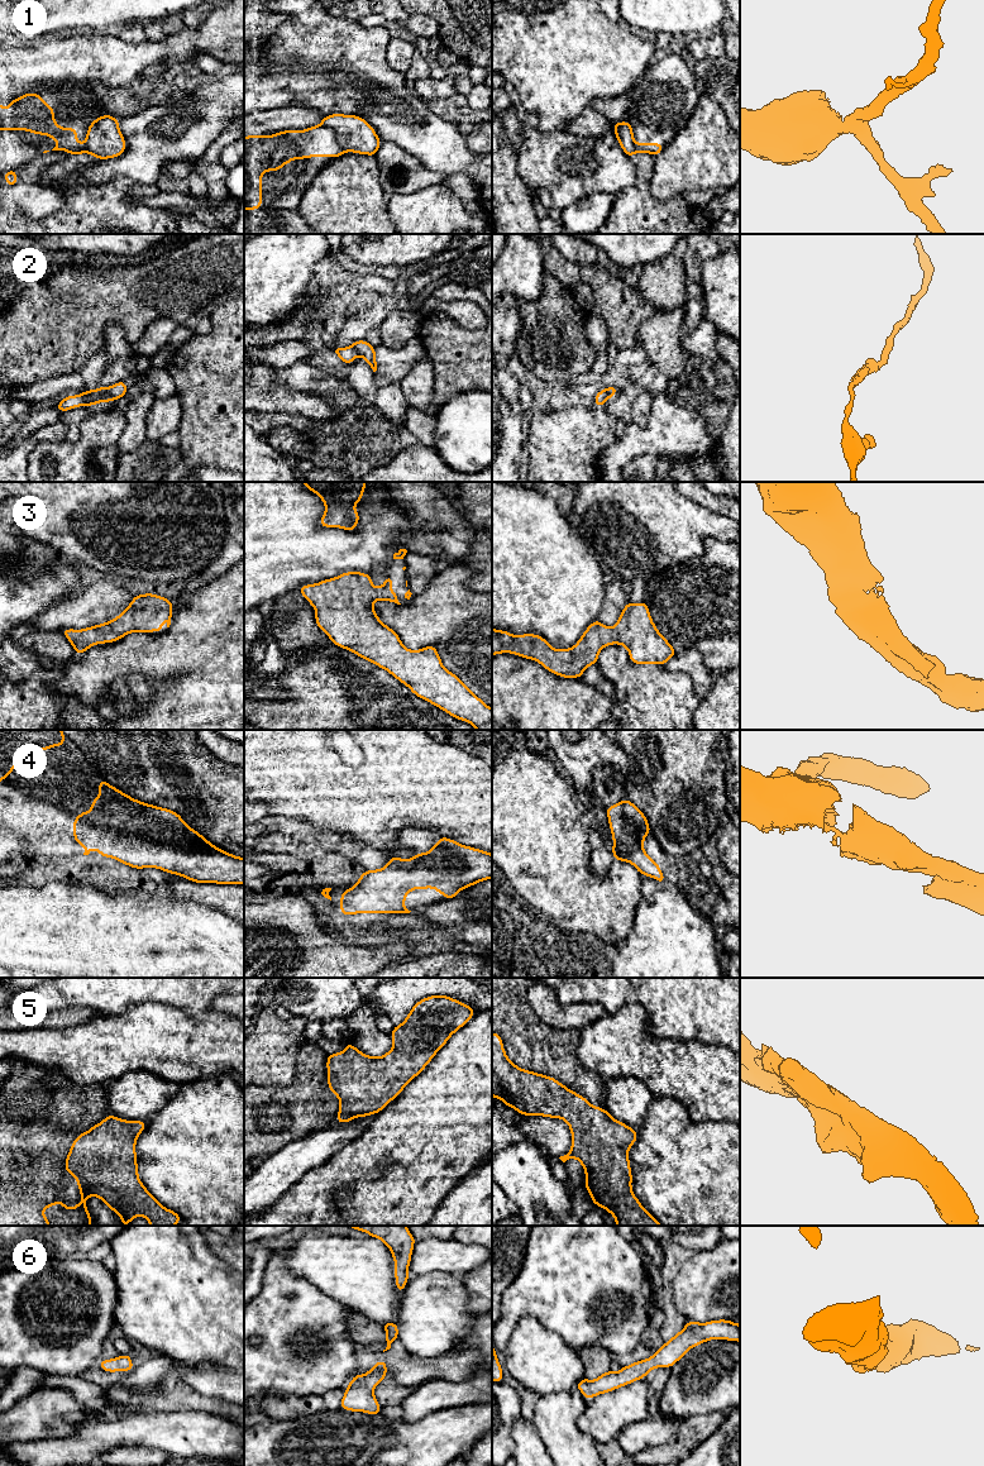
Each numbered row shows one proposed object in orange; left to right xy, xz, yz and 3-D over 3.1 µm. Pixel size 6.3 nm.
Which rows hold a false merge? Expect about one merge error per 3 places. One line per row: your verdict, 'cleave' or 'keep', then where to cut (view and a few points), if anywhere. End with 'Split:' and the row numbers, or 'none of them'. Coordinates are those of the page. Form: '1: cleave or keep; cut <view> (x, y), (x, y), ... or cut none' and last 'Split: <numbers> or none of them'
1: cleave; cut xz (320, 124), (334, 132), (335, 139), (344, 152)
2: cleave; cut xy (108, 387), (98, 402)
3: keep; cut none
4: keep; cut none
5: keep; cut none
6: keep; cut none
Split: 1, 2

